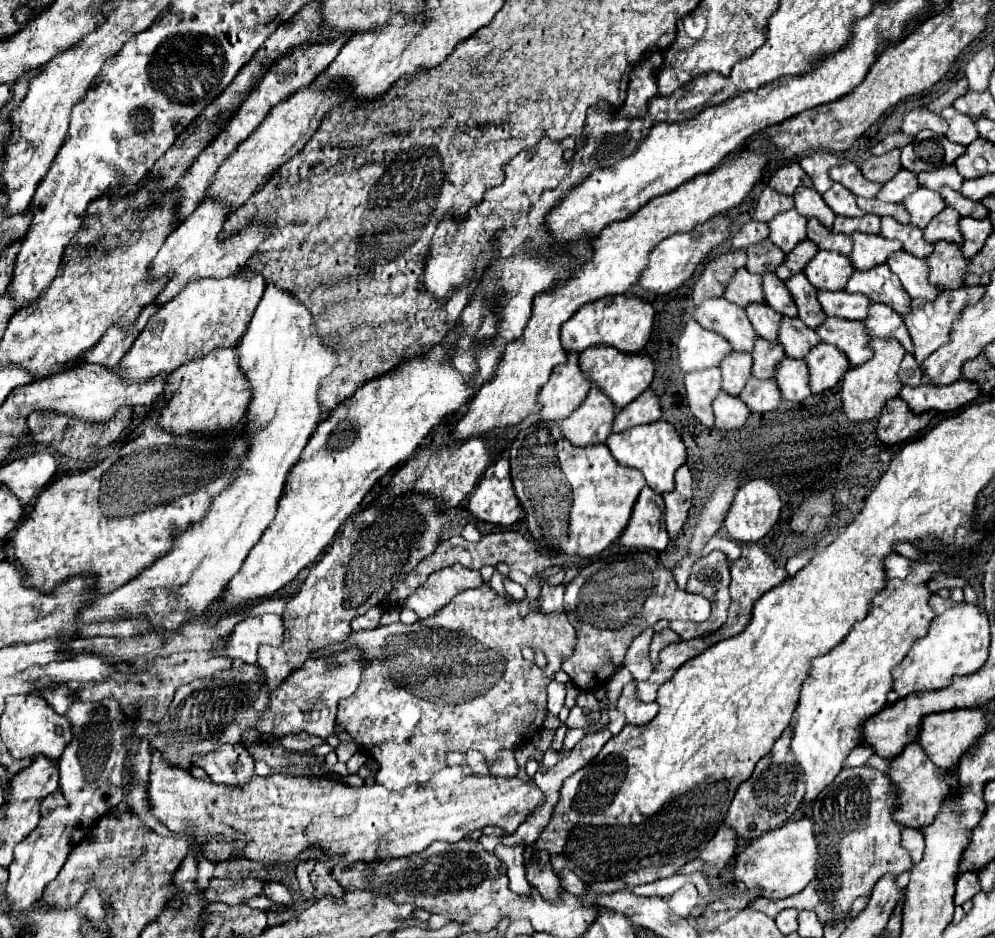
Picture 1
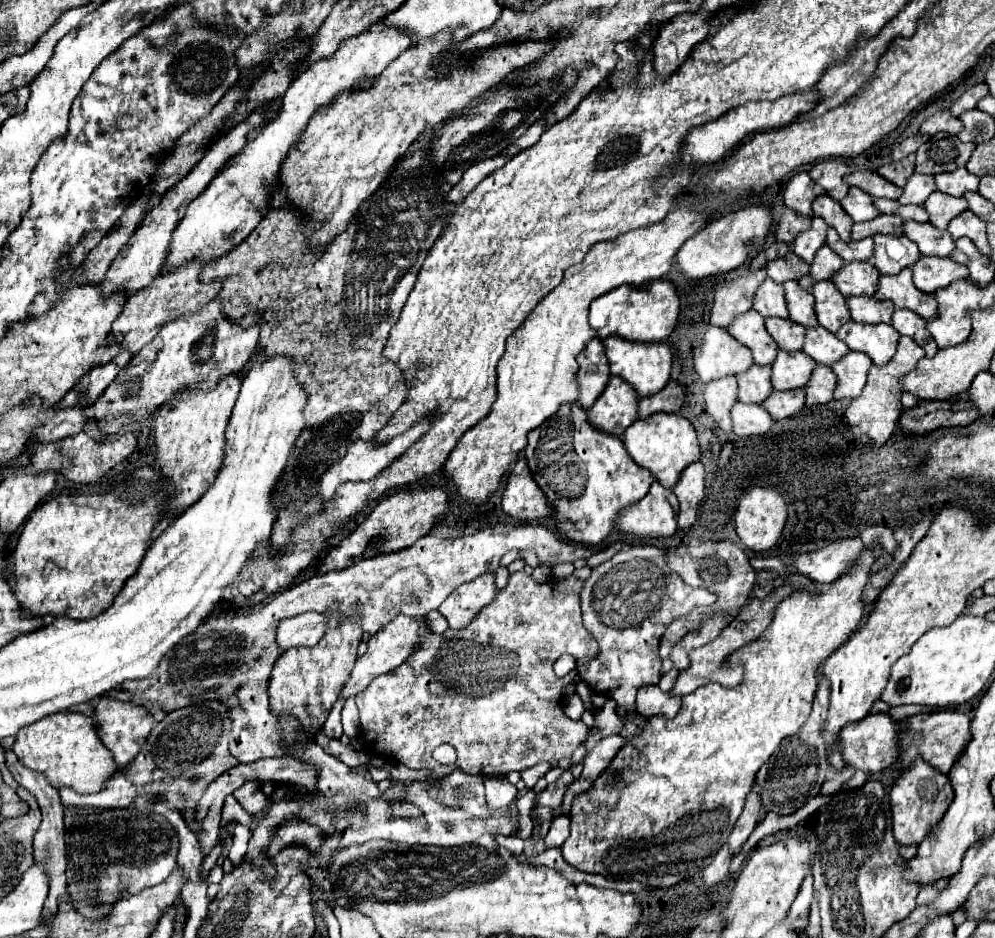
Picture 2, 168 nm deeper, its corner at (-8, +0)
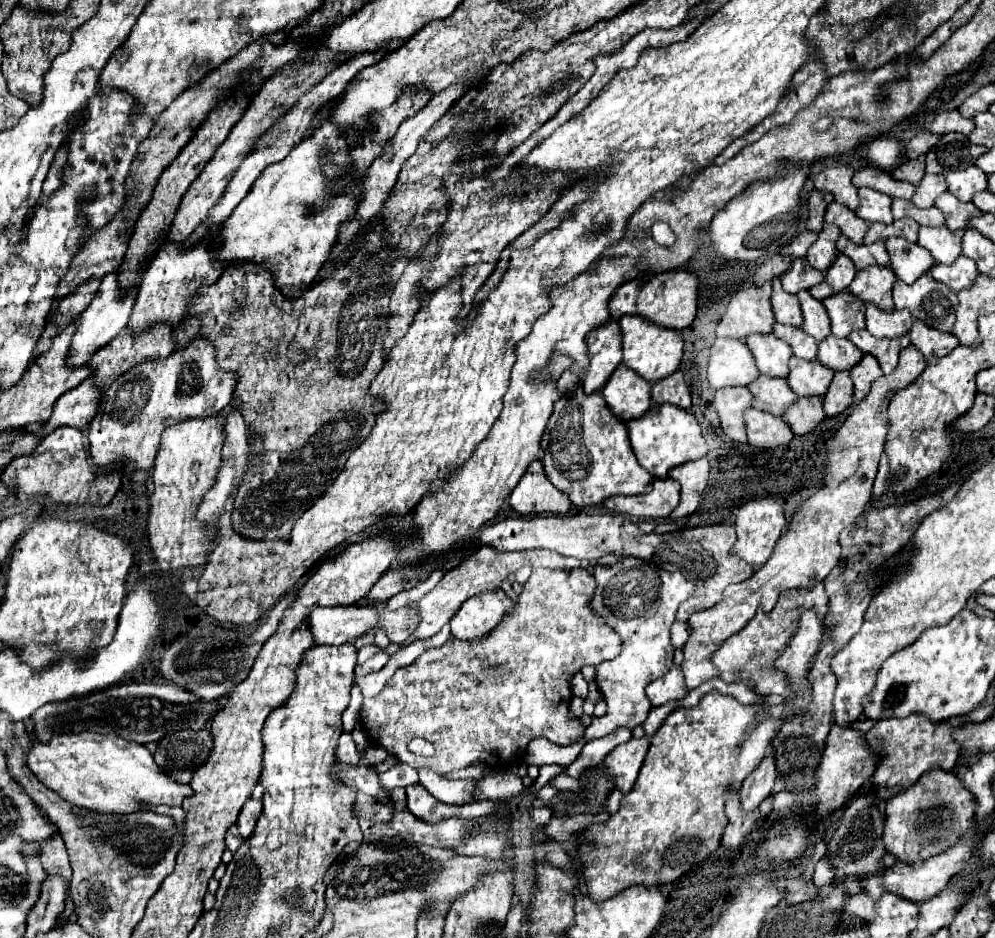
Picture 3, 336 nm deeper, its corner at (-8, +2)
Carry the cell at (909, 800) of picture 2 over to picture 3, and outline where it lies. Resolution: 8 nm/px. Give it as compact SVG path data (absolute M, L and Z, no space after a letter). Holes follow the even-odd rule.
M934 769L922 775L912 787L888 799L884 823L886 851L902 863L920 863L932 855L940 855L940 851L946 851L950 843L956 843L956 839L972 827L974 809L976 799L968 795L960 779L956 779L954 773Z

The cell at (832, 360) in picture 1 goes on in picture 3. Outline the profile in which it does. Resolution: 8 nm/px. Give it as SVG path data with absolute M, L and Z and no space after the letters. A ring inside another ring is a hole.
M864 355L864 359L850 371L850 375L854 381L854 403L860 403L868 395L872 381L878 379L882 371L872 355Z

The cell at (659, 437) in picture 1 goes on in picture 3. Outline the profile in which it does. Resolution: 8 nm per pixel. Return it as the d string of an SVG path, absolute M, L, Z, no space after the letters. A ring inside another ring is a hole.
M662 403L660 407L652 405L640 419L632 419L632 423L626 423L626 425L628 425L632 449L638 463L644 469L648 469L654 477L660 477L660 479L666 479L672 467L700 459L708 451L696 417L676 405L668 405L668 403Z

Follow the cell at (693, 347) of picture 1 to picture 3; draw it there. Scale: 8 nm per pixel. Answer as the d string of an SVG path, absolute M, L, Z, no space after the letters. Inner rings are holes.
M716 339L710 349L708 381L714 389L746 387L758 379L758 367L746 343L740 339Z

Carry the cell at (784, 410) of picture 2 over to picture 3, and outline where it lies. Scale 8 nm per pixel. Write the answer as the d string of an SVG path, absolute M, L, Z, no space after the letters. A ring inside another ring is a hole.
M800 397L792 407L788 407L784 419L796 435L806 435L826 417L822 403L822 397Z

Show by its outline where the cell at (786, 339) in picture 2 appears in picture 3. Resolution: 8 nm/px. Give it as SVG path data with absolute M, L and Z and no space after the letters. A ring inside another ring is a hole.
M776 323L774 325L774 335L778 339L784 339L792 347L796 357L806 359L806 361L816 361L816 347L818 347L818 343L816 343L816 339L806 335L802 329Z

